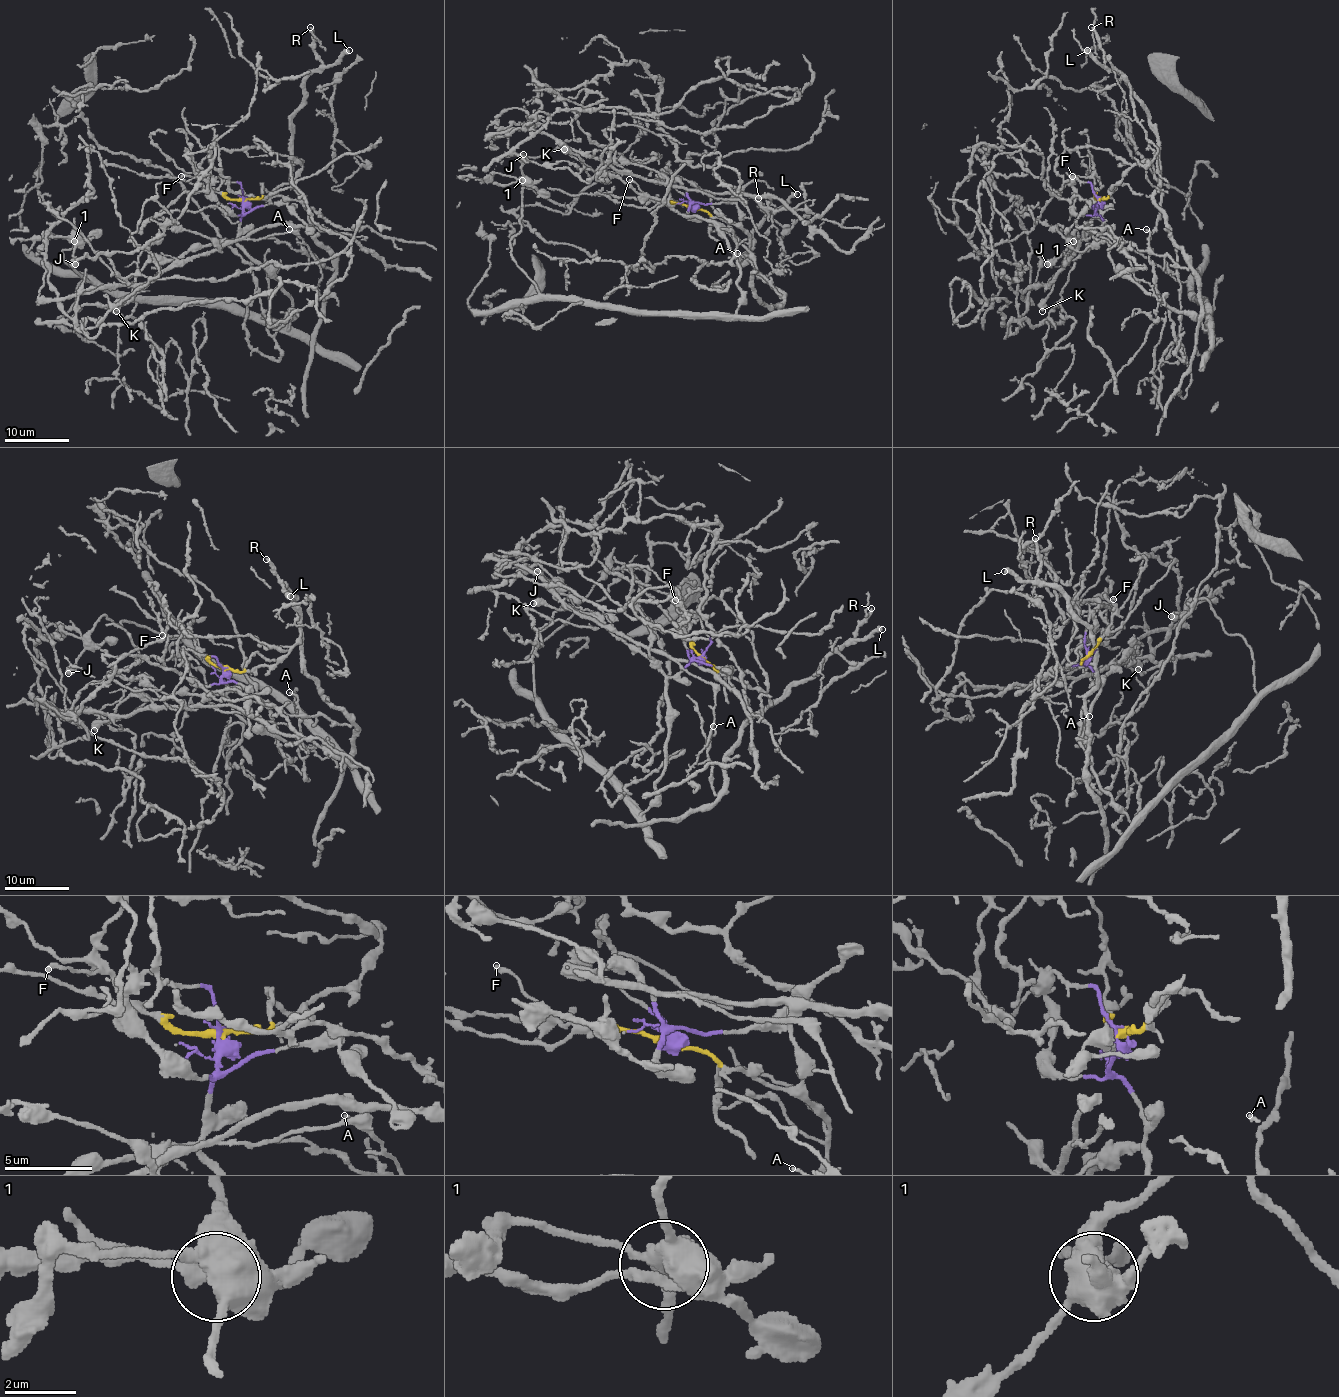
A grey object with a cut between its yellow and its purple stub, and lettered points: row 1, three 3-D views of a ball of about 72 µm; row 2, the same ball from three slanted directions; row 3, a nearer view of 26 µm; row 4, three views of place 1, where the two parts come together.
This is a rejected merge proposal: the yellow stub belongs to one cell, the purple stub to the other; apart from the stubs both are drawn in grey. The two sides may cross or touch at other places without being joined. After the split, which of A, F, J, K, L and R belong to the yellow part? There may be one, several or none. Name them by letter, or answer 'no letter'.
A, F, L, R

